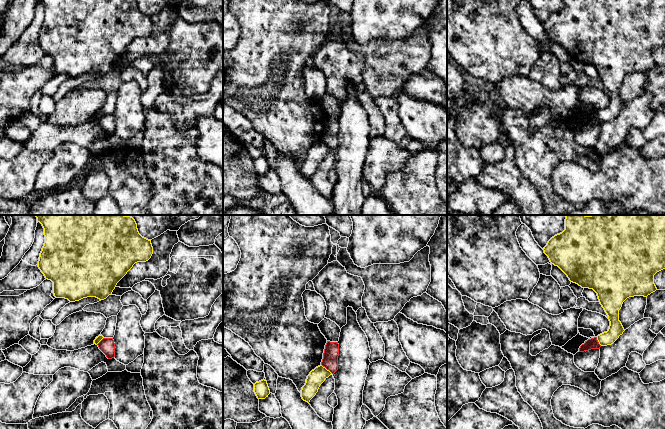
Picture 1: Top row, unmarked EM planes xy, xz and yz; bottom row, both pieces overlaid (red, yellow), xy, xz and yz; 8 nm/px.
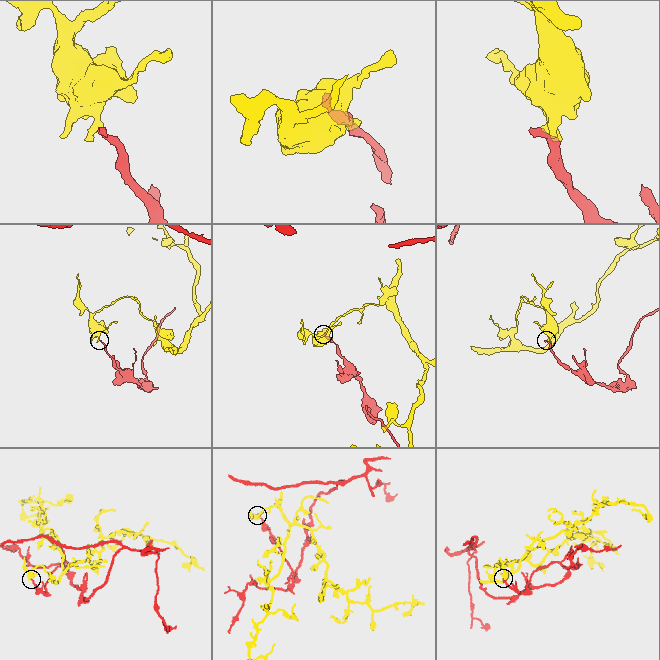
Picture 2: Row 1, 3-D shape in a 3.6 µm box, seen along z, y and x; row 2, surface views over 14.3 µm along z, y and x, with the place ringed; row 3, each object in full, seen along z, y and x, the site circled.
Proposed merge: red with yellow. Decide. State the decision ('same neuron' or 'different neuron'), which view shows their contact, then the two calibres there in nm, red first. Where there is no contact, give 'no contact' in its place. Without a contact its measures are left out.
different neuron | xz | 130/130 nm

